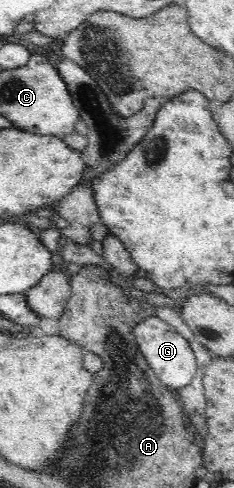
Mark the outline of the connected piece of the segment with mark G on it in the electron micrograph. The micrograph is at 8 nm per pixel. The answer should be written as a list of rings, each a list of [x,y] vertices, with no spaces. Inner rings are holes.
[[[151,315],[151,317],[137,323],[134,336],[138,343],[138,348],[162,384],[175,392],[191,383],[198,366],[196,355],[189,341],[174,327],[171,327],[171,324],[165,323],[156,315]]]

